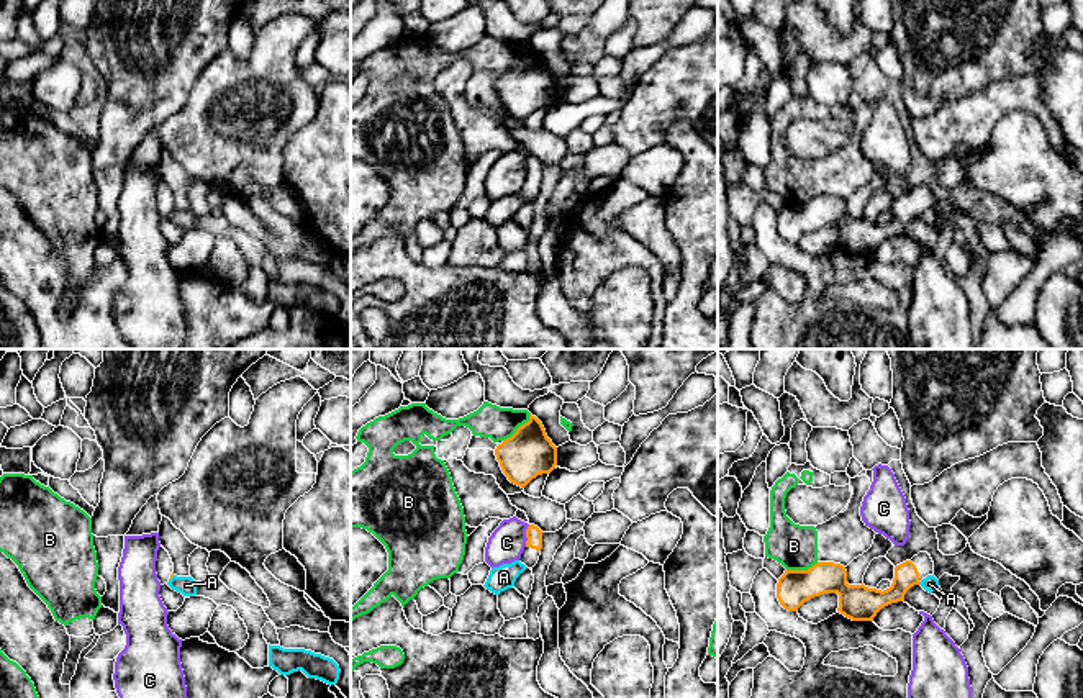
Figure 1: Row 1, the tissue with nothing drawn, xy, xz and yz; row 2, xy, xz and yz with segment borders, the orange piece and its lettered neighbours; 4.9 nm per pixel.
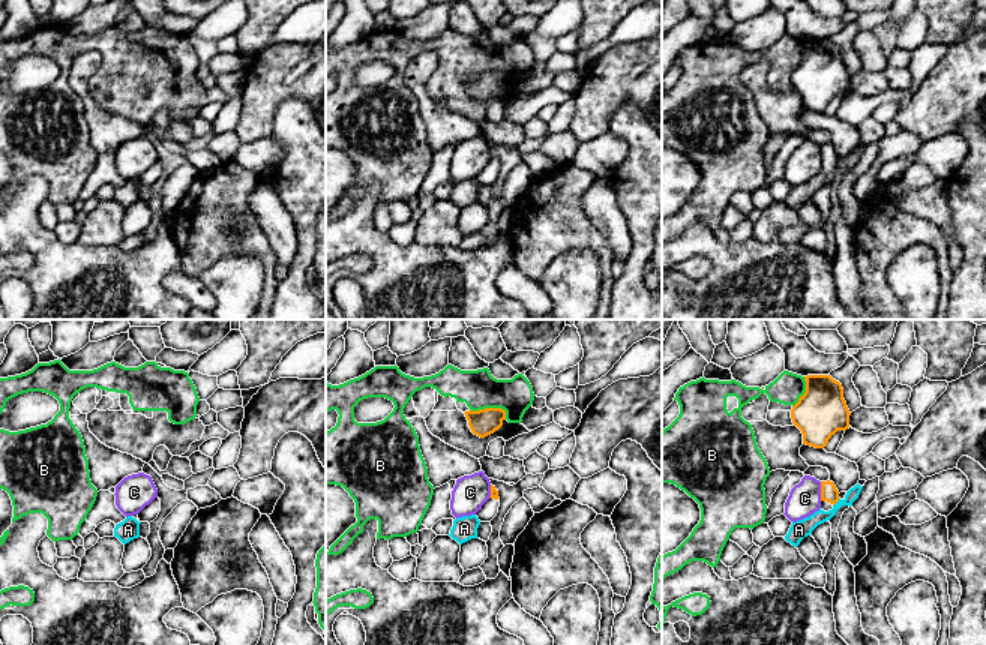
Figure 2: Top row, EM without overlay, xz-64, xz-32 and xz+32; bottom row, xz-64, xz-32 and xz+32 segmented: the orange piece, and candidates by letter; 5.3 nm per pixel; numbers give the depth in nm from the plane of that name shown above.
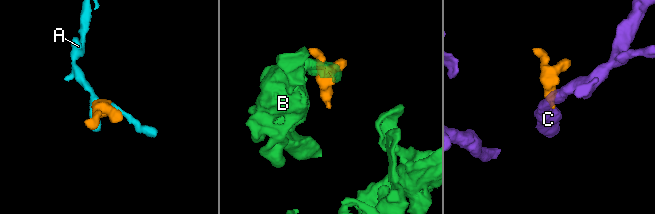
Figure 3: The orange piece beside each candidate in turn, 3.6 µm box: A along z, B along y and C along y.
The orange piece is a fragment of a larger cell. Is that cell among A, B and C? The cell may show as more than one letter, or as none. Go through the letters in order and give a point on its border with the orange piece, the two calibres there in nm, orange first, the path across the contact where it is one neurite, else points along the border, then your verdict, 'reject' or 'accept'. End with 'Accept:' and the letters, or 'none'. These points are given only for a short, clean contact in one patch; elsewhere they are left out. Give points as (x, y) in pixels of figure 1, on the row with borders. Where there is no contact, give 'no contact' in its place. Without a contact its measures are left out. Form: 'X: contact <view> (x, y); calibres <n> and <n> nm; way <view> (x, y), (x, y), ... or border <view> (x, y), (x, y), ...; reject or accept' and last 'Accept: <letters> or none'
A: contact xy (171, 577); calibres 20 and 90 nm; border xy (174, 575), (169, 580); reject
B: contact xz (518, 428); calibres 240 and 160 nm; border xz (530, 413), (530, 418), (503, 441); reject
C: contact xz (526, 536); calibres 80 and 180 nm; border xz (530, 525), (525, 546); reject
Accept: none

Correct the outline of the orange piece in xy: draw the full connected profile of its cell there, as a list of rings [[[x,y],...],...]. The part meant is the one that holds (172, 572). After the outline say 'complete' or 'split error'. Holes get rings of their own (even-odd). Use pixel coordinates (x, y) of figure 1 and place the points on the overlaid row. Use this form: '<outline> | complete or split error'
[[[162,546],[157,551],[156,573],[161,585],[167,583],[174,577],[172,559]]] | split error

